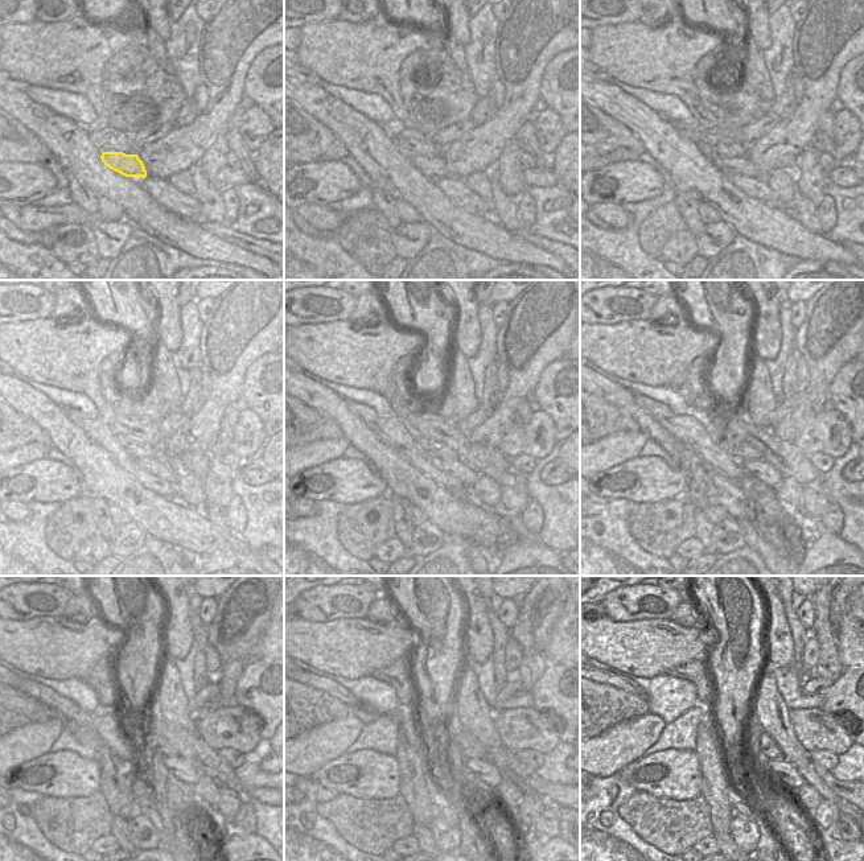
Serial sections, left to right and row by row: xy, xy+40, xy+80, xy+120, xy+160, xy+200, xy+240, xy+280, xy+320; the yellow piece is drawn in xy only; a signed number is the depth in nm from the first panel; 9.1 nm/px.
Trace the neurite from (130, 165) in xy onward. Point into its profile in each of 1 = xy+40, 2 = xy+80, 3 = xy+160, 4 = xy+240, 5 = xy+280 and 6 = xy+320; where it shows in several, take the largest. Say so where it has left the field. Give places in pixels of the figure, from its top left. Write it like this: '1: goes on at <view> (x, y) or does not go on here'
1: goes on at xy+40 (432, 168)
2: goes on at xy+80 (737, 165)
3: goes on at xy+160 (457, 469)
4: goes on at xy+240 (181, 769)
5: goes on at xy+280 (484, 770)
6: goes on at xy+320 (785, 773)

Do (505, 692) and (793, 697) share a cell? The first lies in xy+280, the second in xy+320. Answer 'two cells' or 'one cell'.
two cells

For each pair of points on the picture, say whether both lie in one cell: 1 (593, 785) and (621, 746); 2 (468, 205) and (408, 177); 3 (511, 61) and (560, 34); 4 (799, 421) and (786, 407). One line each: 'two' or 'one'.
1: two
2: two
3: one
4: two

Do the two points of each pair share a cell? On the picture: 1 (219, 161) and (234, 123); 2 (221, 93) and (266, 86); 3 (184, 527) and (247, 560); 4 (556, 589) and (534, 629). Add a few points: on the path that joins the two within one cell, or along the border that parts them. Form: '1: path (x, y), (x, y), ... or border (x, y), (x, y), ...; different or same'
1: path (219, 152), (219, 141), (225, 131); same
2: border (254, 58), (247, 70), (245, 94); different
3: border (249, 550), (217, 550), (206, 556); different
4: path (547, 598), (535, 619); same

